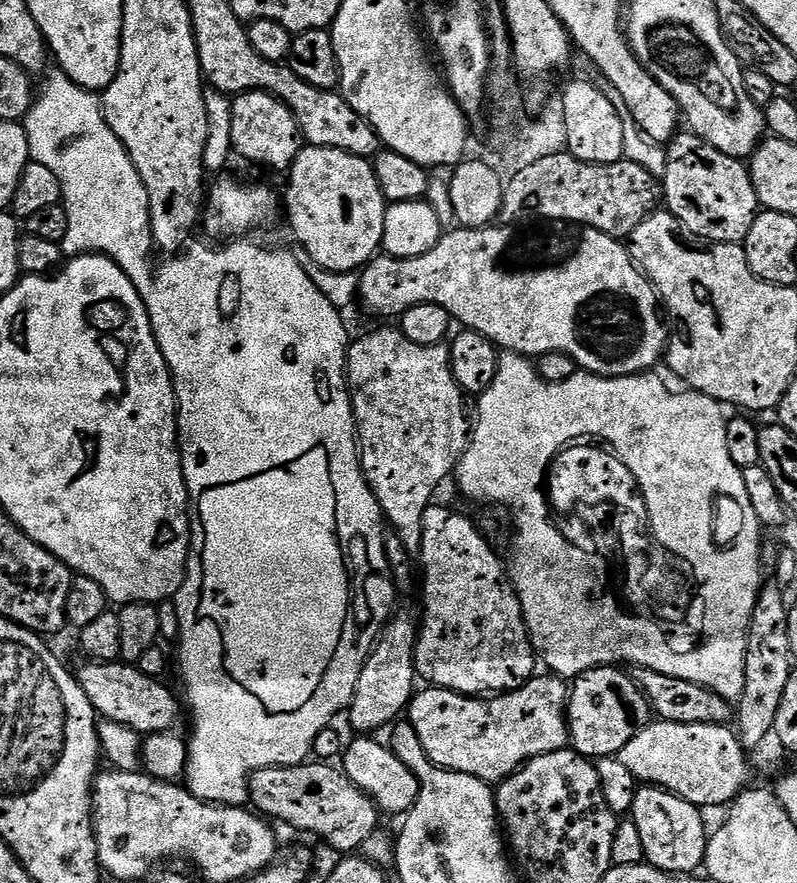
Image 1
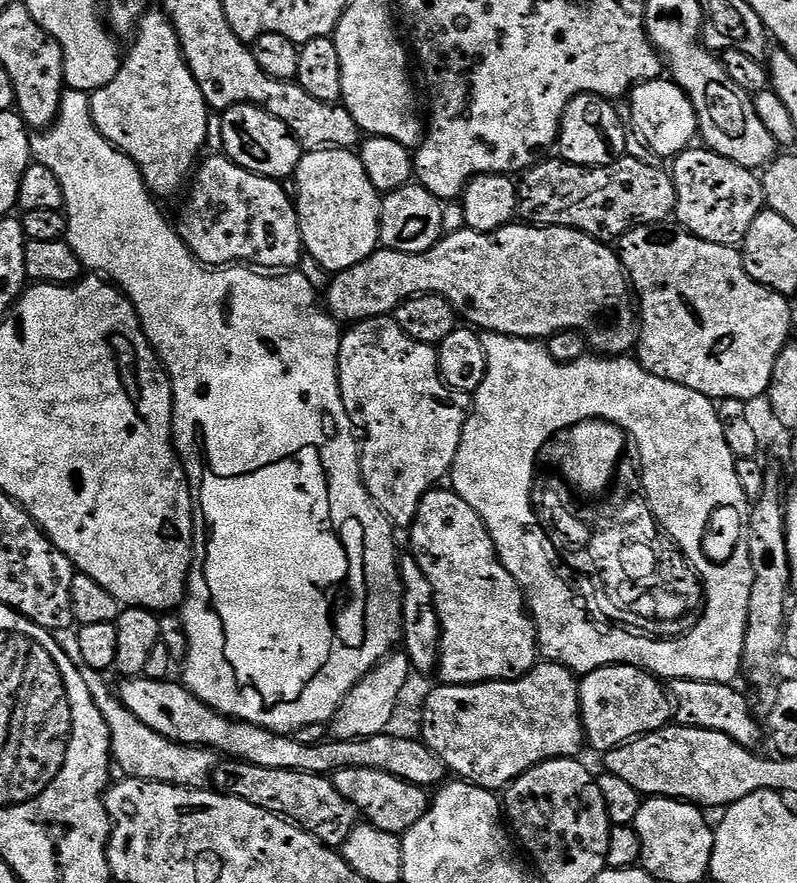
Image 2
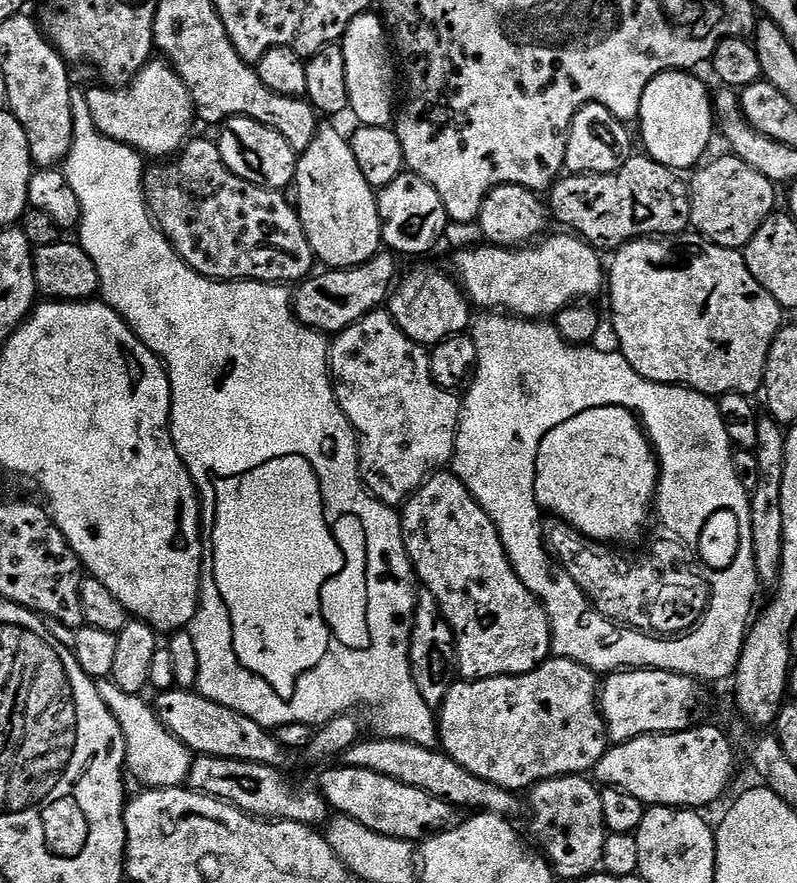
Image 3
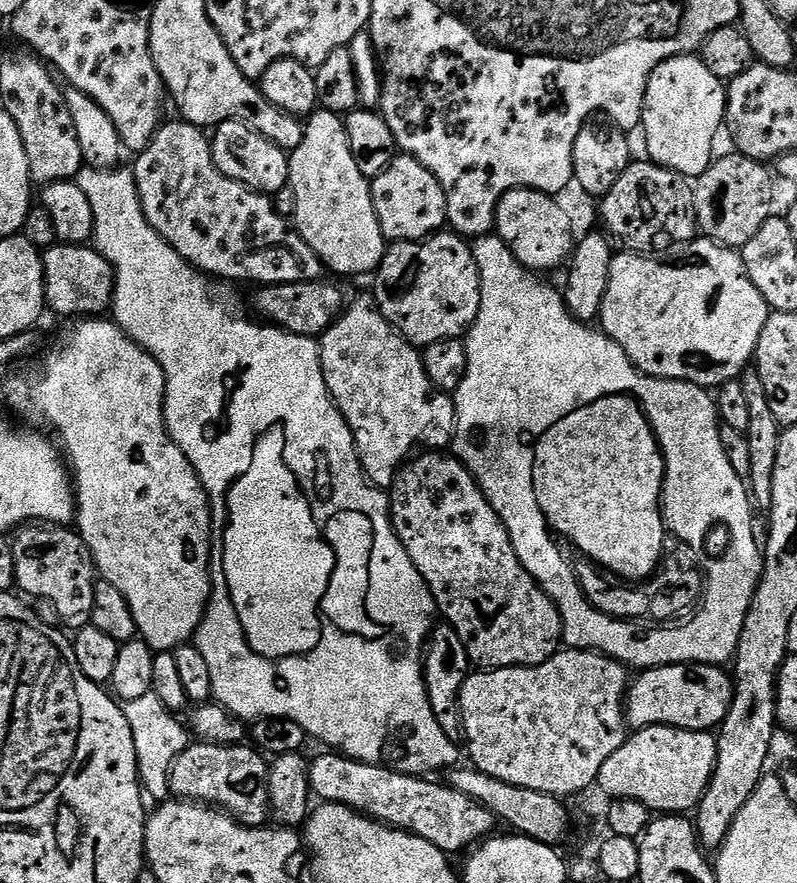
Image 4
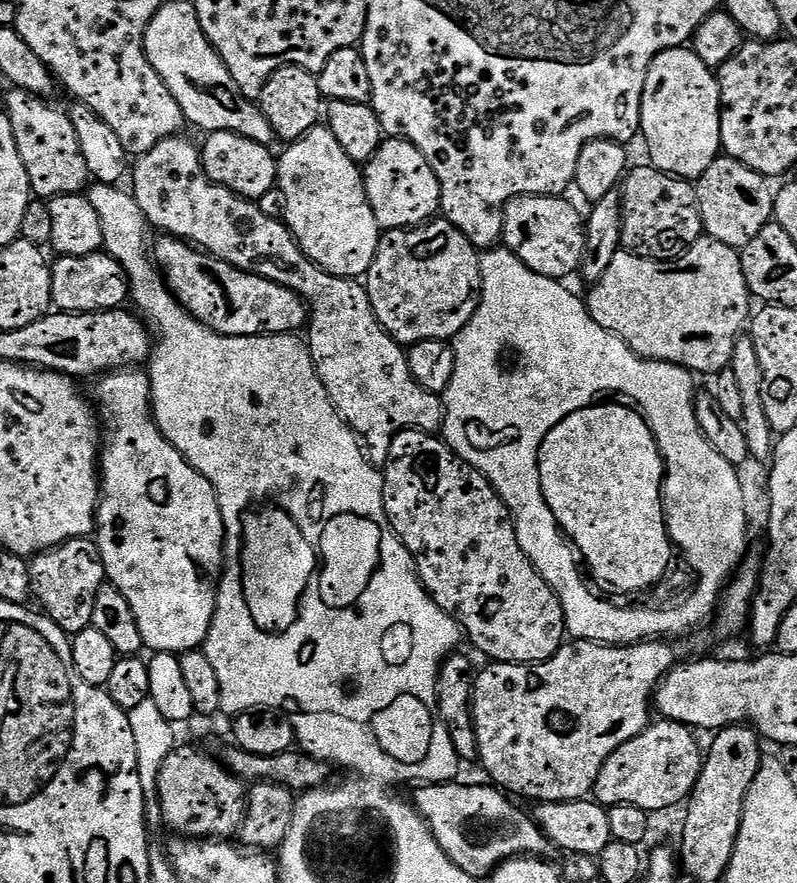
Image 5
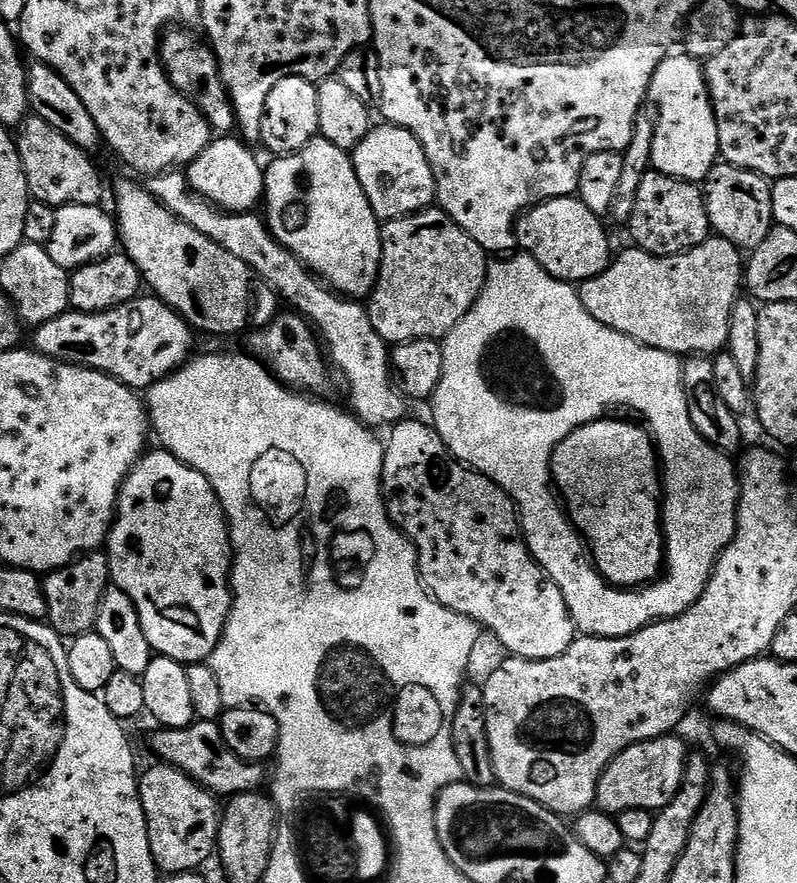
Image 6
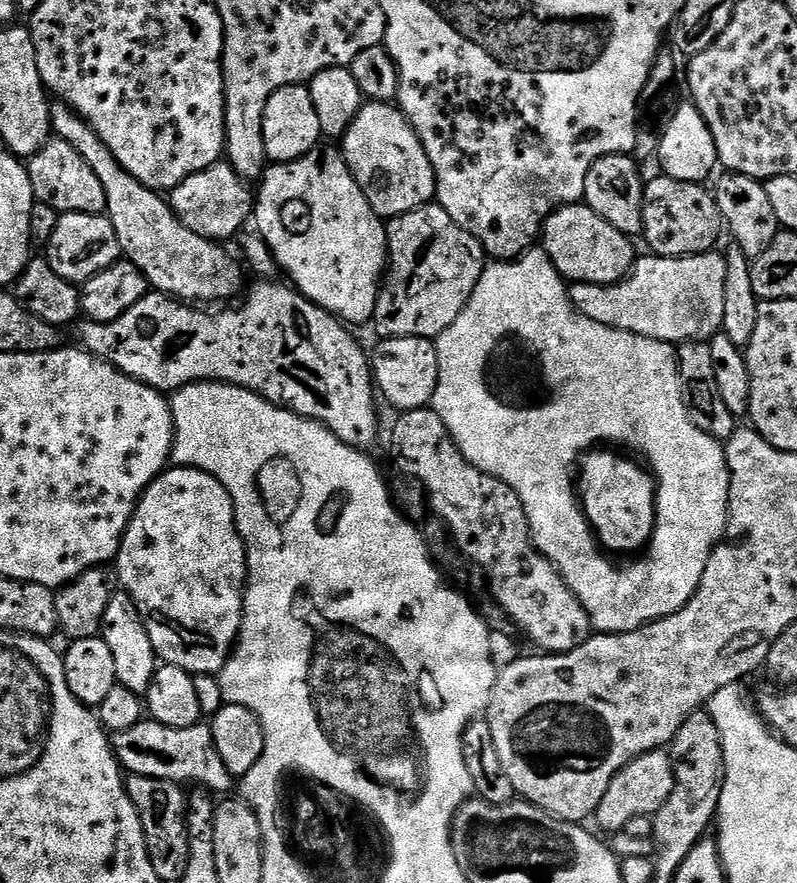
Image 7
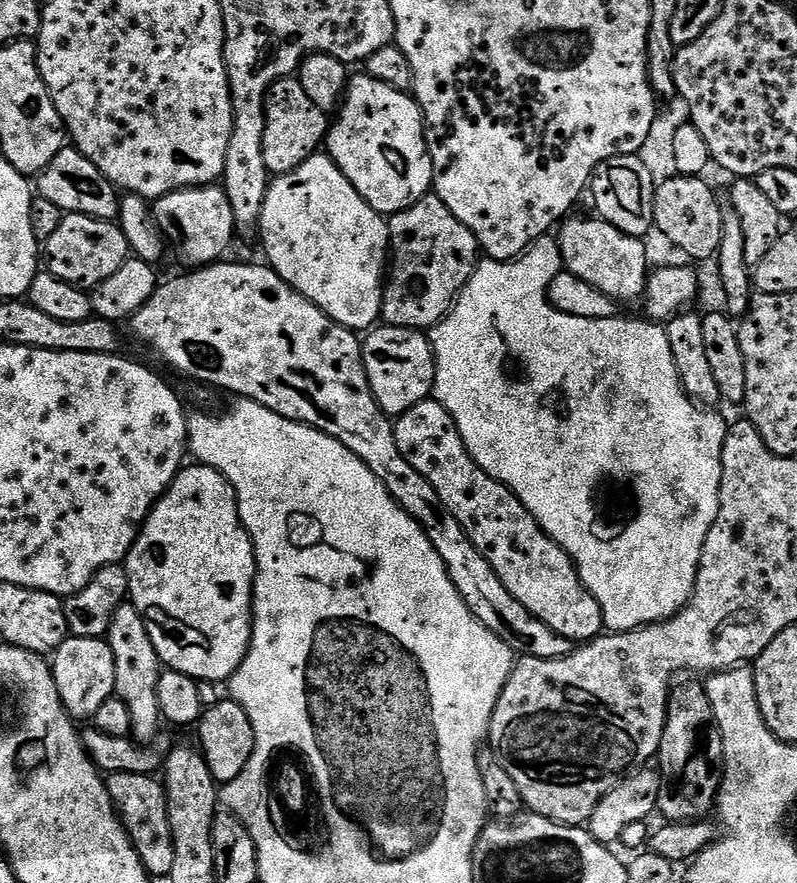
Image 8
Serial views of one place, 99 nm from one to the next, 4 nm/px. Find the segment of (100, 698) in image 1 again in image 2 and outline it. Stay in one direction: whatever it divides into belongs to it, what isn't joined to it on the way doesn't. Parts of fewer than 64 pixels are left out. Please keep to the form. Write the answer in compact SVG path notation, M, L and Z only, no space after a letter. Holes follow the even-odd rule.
M128 678L124 685L118 688L118 697L126 710L134 714L136 719L160 734L162 738L174 741L180 745L192 745L194 748L211 750L213 753L225 752L225 757L236 762L262 766L266 770L294 770L305 772L315 776L328 776L343 768L365 768L366 770L382 770L394 778L402 778L402 782L410 782L414 786L425 790L436 790L449 779L448 767L430 750L423 739L411 740L408 736L392 736L385 734L374 738L362 738L361 740L334 740L329 739L322 744L303 744L299 738L280 732L271 732L268 728L259 728L257 724L250 724L245 720L233 720L230 716L223 716L218 710L214 710L206 702L202 702L189 688L175 679L146 680L143 678Z

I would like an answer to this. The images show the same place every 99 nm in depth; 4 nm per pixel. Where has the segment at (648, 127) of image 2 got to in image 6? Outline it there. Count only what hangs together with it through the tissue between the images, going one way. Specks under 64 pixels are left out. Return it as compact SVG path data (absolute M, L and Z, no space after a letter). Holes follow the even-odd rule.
M670 54L654 70L647 99L660 107L655 113L654 150L652 165L655 171L679 180L701 183L718 162L718 122L708 96L704 64L687 54Z

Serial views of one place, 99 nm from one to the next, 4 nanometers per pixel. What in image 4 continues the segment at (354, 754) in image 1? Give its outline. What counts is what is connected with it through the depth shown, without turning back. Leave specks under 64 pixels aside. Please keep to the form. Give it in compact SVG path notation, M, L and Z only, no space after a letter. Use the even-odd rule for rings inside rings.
M335 750L325 756L311 757L308 781L317 801L325 800L331 806L343 806L361 813L389 828L407 830L413 836L438 846L445 854L463 853L493 835L498 821L474 798L466 798L447 783L431 784L424 776L408 776L393 772L379 764L364 764ZM464 848L464 849L463 849Z

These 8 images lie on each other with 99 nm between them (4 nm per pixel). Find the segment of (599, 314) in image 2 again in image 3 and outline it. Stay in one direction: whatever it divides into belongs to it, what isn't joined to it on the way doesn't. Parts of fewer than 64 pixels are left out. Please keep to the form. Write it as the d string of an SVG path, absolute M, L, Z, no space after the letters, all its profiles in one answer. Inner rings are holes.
M575 234L564 235L568 236L541 239L540 248L461 248L455 253L451 271L469 301L484 308L480 310L499 310L525 320L552 318L571 304L592 298L588 296L601 295L606 288L606 264L600 261L601 253ZM377 254L371 256L365 264L359 264L353 268L324 270L321 276L313 274L299 281L297 288L300 289L295 289L292 298L292 311L296 313L297 320L302 321L304 325L314 329L315 332L335 334L361 320L367 312L377 311L387 301L394 285L397 283L398 275L396 276L395 259L397 260L397 257L392 254Z

